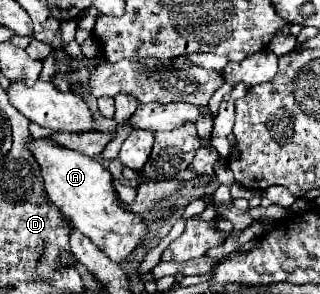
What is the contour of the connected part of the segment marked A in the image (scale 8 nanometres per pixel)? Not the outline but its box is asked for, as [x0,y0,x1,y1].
[27,138,147,262]

